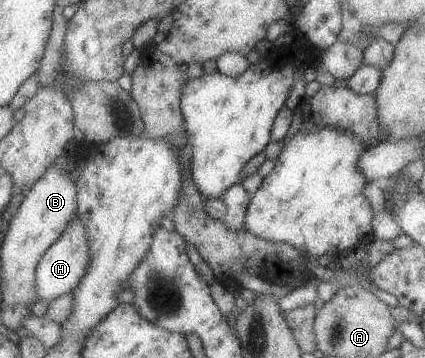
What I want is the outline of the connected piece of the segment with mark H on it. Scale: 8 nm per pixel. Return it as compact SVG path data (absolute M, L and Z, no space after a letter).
M75 215L61 237L58 237L57 241L45 252L45 255L39 259L39 265L35 269L35 289L37 289L37 299L35 301L37 303L49 303L53 299L73 291L79 285L81 277L85 275L87 267L89 267L89 241L87 241L85 225Z

